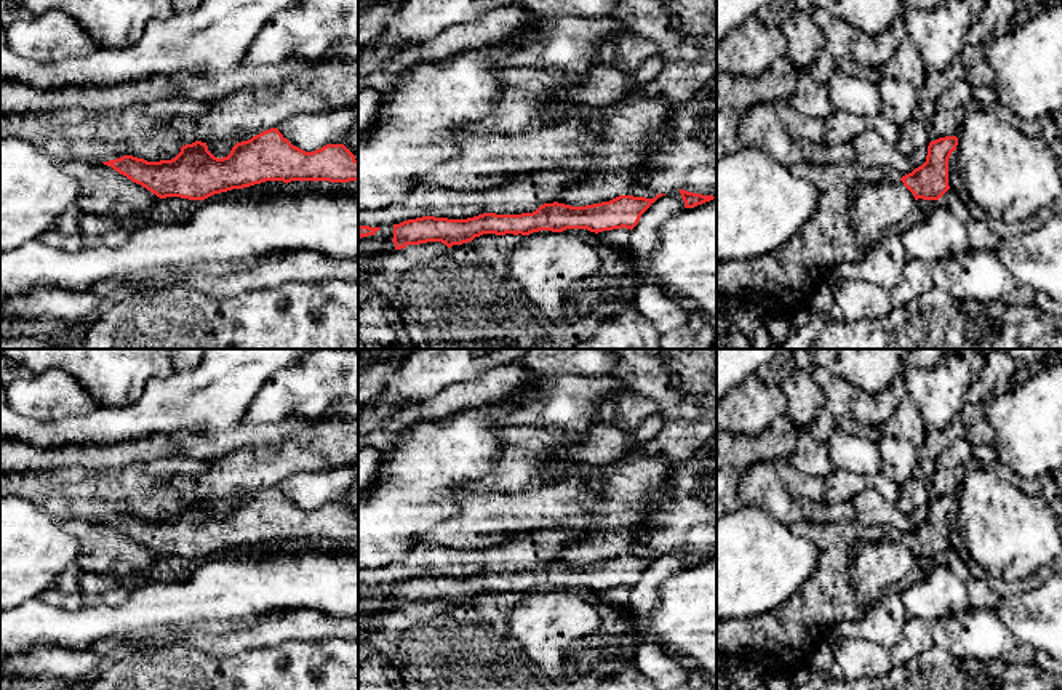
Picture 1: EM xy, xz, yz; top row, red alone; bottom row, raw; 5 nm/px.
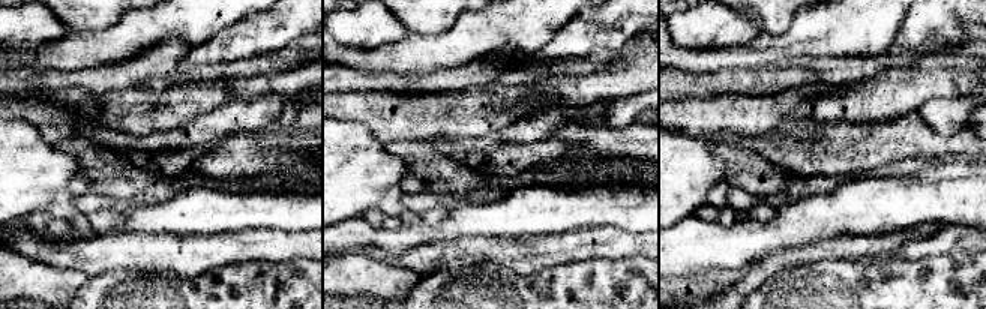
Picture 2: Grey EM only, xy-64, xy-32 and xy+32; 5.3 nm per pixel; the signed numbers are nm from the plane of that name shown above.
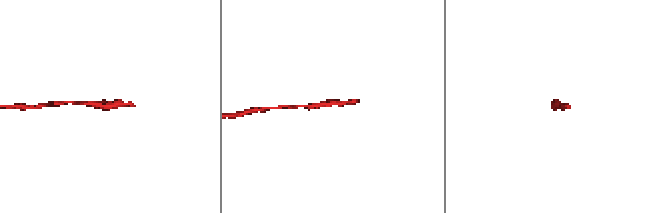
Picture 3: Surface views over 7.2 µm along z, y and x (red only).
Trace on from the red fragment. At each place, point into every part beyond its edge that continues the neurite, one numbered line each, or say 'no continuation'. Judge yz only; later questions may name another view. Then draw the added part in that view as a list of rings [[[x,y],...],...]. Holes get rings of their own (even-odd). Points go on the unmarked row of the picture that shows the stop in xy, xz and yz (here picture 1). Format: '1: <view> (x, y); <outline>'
no continuation

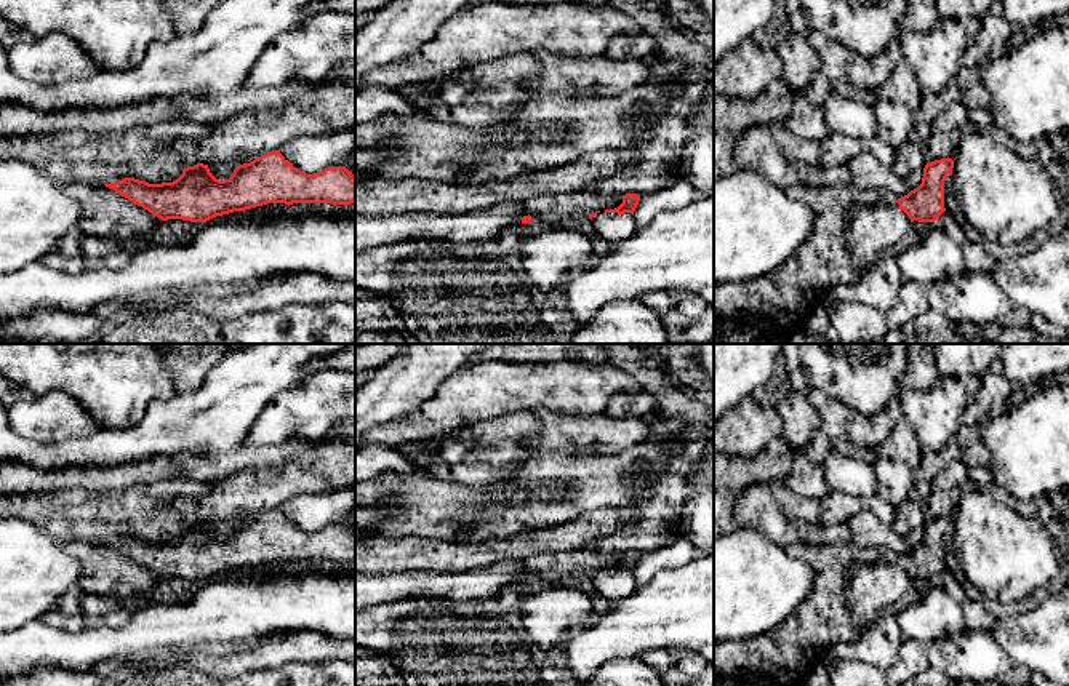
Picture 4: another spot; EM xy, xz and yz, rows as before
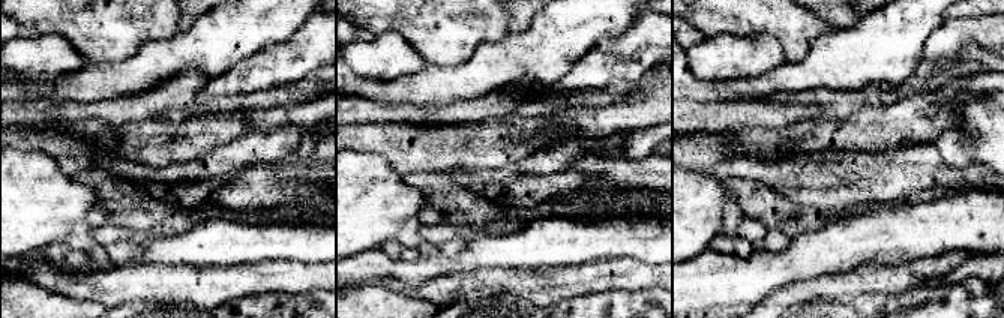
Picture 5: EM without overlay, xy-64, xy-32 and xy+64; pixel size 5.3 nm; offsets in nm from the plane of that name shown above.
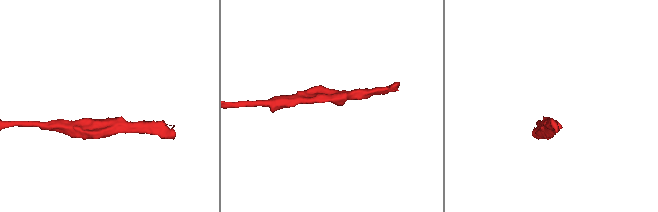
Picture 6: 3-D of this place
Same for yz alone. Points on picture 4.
no continuation

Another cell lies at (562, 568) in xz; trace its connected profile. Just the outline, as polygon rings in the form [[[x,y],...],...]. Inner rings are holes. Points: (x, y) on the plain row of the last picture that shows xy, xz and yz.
[[[589,550],[538,553],[526,561],[506,561],[458,574],[435,571],[402,571],[395,574],[355,572],[355,612],[413,596],[437,596],[446,604],[485,600],[531,574],[546,584],[571,584],[595,569],[615,568],[623,553]]]

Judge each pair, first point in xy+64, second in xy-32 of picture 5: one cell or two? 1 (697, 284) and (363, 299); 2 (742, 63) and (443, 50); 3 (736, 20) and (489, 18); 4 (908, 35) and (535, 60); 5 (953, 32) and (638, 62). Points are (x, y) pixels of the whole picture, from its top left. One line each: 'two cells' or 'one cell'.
1: two cells
2: two cells
3: one cell
4: one cell
5: one cell

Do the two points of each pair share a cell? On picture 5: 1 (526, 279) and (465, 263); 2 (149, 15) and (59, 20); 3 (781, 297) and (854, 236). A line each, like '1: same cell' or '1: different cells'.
1: different cells
2: same cell
3: different cells

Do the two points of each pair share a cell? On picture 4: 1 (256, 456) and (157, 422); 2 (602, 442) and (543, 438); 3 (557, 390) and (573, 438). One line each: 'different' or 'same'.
1: different
2: same
3: different

